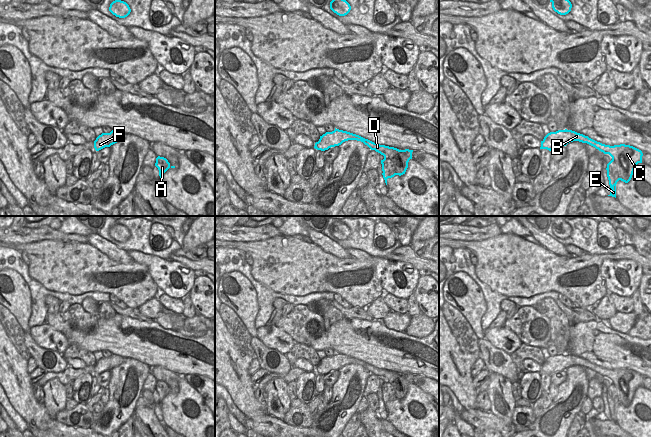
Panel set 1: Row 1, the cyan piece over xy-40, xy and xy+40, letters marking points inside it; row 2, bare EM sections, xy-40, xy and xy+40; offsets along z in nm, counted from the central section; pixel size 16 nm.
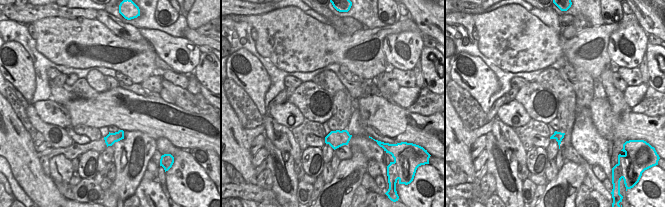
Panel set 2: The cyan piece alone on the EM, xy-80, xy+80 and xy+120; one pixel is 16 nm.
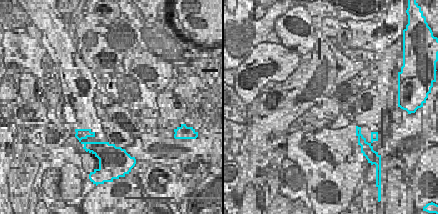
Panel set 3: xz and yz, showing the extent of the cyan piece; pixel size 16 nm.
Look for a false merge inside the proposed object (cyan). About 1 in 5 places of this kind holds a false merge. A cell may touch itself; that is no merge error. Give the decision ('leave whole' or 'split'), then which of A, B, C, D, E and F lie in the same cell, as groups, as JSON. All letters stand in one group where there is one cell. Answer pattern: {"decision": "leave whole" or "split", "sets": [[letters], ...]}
{"decision": "leave whole", "sets": [["A", "B", "C", "D", "E", "F"]]}

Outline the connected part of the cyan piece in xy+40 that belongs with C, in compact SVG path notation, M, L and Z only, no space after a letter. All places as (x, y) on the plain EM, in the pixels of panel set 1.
M567 353L548 357L541 365L540 373L551 375L557 371L566 370L573 365L587 367L612 381L612 384L607 388L606 392L610 409L610 418L608 420L616 422L617 406L621 404L628 407L632 402L637 388L642 387L642 375L633 370L625 368L614 370L605 369L588 360Z

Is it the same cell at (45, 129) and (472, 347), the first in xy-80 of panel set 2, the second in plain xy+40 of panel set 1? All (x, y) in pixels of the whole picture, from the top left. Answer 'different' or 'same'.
different

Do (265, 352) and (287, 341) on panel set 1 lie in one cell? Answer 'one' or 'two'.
two

